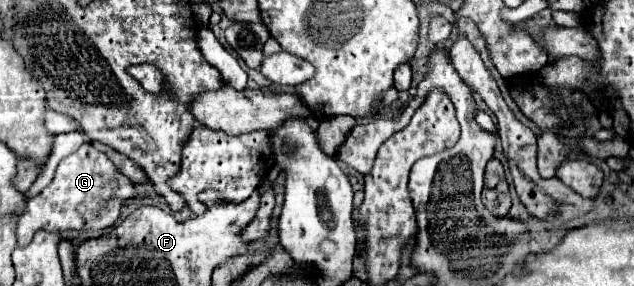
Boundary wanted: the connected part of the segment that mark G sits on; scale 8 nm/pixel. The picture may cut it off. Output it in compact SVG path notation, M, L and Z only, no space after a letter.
M83 143L57 165L53 181L39 195L29 199L17 223L17 245L29 245L33 233L39 229L49 233L63 233L69 229L107 229L117 221L123 201L135 195L139 195L137 185L123 177L105 153L97 151L91 143Z

